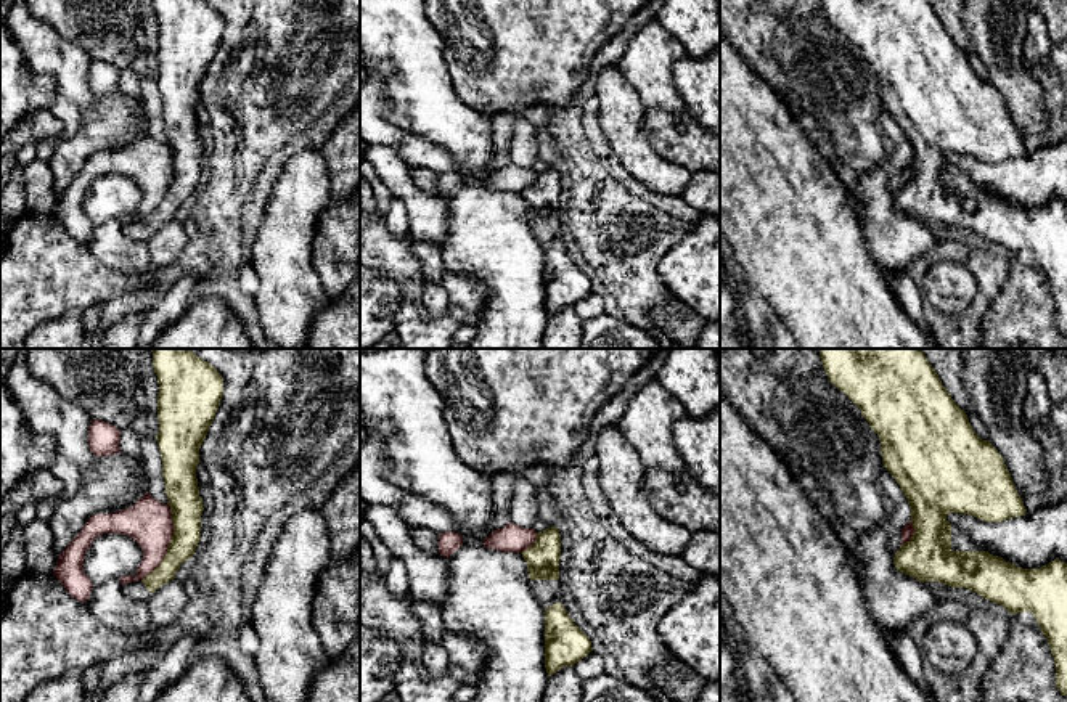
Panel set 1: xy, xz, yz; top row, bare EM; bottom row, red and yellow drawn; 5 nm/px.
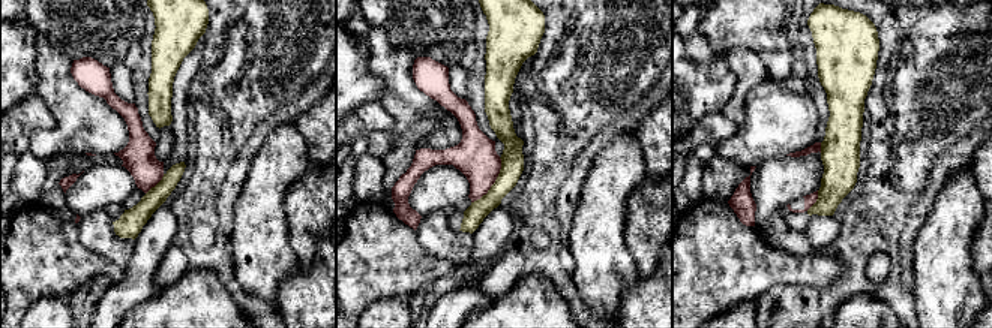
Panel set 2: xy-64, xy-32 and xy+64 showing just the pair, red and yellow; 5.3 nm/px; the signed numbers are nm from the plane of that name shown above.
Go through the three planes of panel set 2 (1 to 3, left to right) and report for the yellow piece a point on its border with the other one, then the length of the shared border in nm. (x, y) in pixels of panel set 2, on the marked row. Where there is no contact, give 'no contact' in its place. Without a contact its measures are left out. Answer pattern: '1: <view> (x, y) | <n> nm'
1: xy-64 (155, 184) | 150 nm
2: xy-32 (494, 181) | 300 nm
3: xy+64 (815, 201) | 130 nm

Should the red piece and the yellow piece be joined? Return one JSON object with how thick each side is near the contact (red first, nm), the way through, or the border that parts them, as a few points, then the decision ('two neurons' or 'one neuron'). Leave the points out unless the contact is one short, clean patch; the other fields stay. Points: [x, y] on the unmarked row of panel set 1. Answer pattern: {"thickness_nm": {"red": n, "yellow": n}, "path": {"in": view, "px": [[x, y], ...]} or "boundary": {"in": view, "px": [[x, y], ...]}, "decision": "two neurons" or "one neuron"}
{"thickness_nm": {"red": 220, "yellow": 160}, "decision": "one neuron"}

